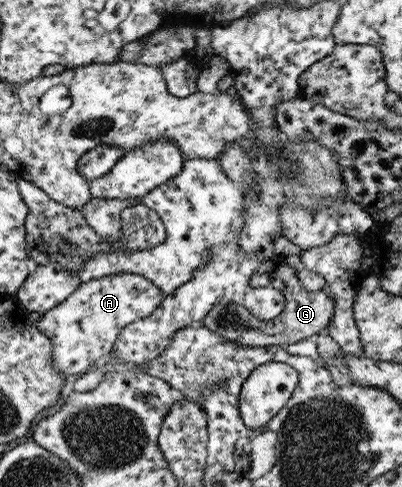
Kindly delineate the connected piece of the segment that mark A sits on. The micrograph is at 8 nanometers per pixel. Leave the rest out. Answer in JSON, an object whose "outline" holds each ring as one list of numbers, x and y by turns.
{"outline":[[115,274,82,283,65,301,32,324,51,341,58,372,80,376,112,351,118,335,130,323,151,315,161,305,161,290,142,275]]}

